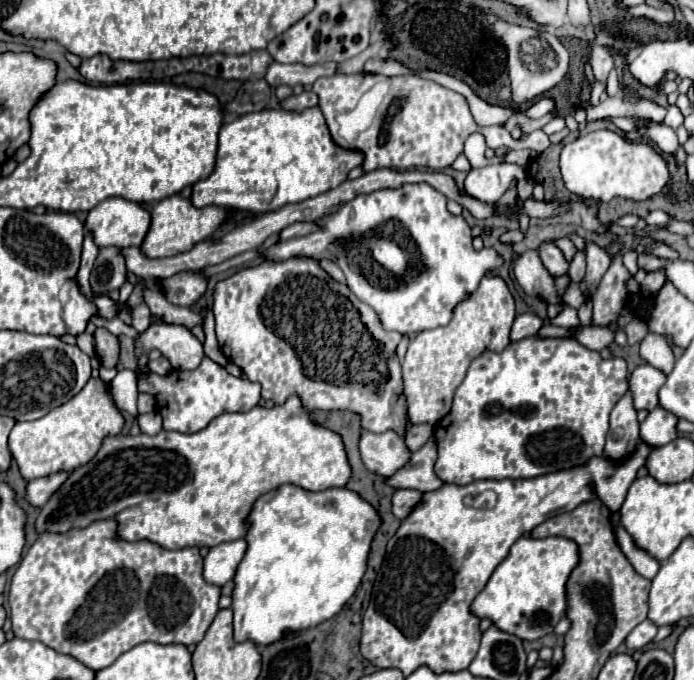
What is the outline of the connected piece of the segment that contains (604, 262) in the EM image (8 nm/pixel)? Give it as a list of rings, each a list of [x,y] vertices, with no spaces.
[[[586,242],[586,264],[588,264],[588,268],[586,268],[586,276],[580,282],[580,288],[584,292],[592,294],[596,290],[600,278],[604,276],[606,268],[610,266],[610,256],[594,242]]]

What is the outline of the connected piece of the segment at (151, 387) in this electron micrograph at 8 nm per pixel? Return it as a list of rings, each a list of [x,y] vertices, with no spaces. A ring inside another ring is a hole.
[[[204,358],[204,362],[194,372],[174,370],[174,374],[170,372],[166,378],[150,374],[146,380],[138,382],[138,390],[156,396],[158,412],[164,418],[164,430],[176,430],[182,434],[194,434],[206,428],[208,422],[222,412],[248,412],[262,400],[260,384],[234,378],[226,372],[226,368],[218,366],[210,358]]]

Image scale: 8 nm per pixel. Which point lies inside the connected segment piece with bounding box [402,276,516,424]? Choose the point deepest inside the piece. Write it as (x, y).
(436, 362)

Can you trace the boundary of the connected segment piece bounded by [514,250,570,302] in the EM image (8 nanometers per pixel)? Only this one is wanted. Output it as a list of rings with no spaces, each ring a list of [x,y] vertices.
[[[534,250],[524,252],[516,260],[514,276],[526,294],[530,294],[530,296],[544,294],[548,298],[548,302],[560,302],[558,294],[566,288],[566,284],[570,283],[568,274],[560,278],[548,276],[546,268],[542,264],[538,264],[538,254]]]

